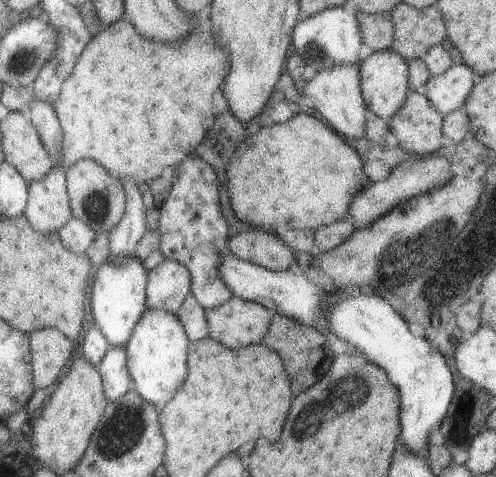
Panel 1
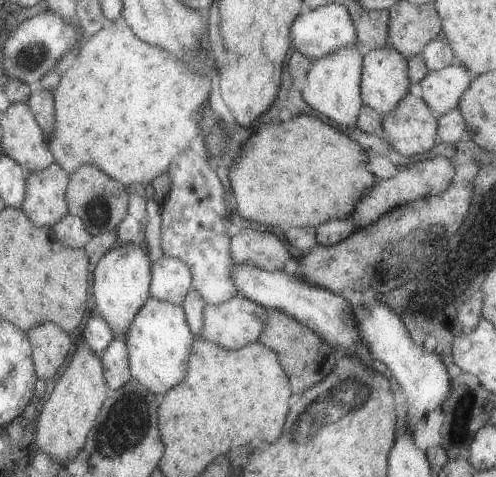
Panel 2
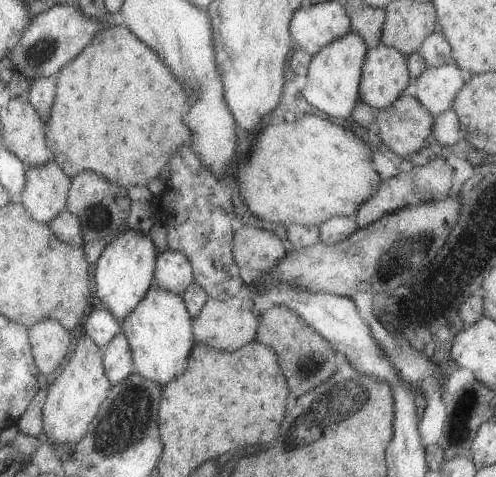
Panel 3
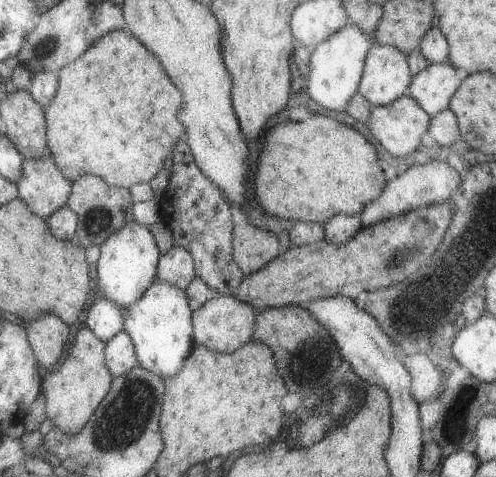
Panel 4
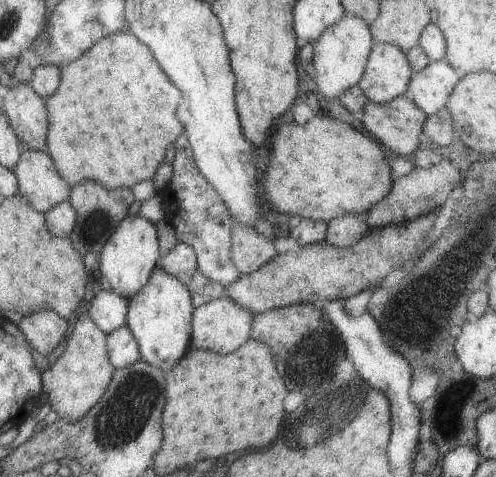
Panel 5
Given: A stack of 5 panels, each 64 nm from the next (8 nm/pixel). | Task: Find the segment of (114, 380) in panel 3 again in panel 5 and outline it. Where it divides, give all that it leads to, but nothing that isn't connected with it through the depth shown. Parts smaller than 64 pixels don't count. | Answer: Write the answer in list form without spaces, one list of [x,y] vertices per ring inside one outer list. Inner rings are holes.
[[[125,324],[107,334],[107,358],[115,370],[127,368],[141,358],[139,346]]]

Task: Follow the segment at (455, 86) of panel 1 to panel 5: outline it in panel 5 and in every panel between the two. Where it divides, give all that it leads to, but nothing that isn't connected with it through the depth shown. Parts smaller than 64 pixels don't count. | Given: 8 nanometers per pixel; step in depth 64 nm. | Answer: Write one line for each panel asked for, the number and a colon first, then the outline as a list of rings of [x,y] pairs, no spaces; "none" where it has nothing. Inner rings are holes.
2: [[[455,62],[443,70],[427,72],[419,84],[409,86],[409,94],[419,96],[435,116],[443,116],[445,112],[457,108],[457,102],[471,82],[473,74]]]
3: [[[453,62],[437,68],[427,68],[421,72],[421,76],[409,82],[403,96],[415,98],[435,118],[451,108],[457,92],[471,76],[471,72],[455,66]]]
4: [[[429,64],[409,82],[403,96],[413,98],[427,116],[437,116],[437,112],[449,106],[451,96],[457,92],[459,84],[469,76],[469,72],[457,70],[451,64]]]
5: [[[431,62],[411,76],[403,96],[425,112],[425,116],[433,116],[445,108],[449,94],[463,76],[463,72],[451,68],[447,62]]]

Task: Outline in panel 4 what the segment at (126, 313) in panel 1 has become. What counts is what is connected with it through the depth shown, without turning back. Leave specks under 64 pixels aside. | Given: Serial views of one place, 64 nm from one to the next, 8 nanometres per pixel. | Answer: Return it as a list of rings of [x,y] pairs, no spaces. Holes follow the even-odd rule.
[[[125,222],[121,230],[111,234],[101,246],[97,258],[97,294],[83,310],[81,324],[87,326],[99,340],[107,342],[123,330],[125,310],[137,302],[139,296],[155,280],[155,268],[159,262],[159,248],[155,246],[153,234],[147,226],[137,222]]]

